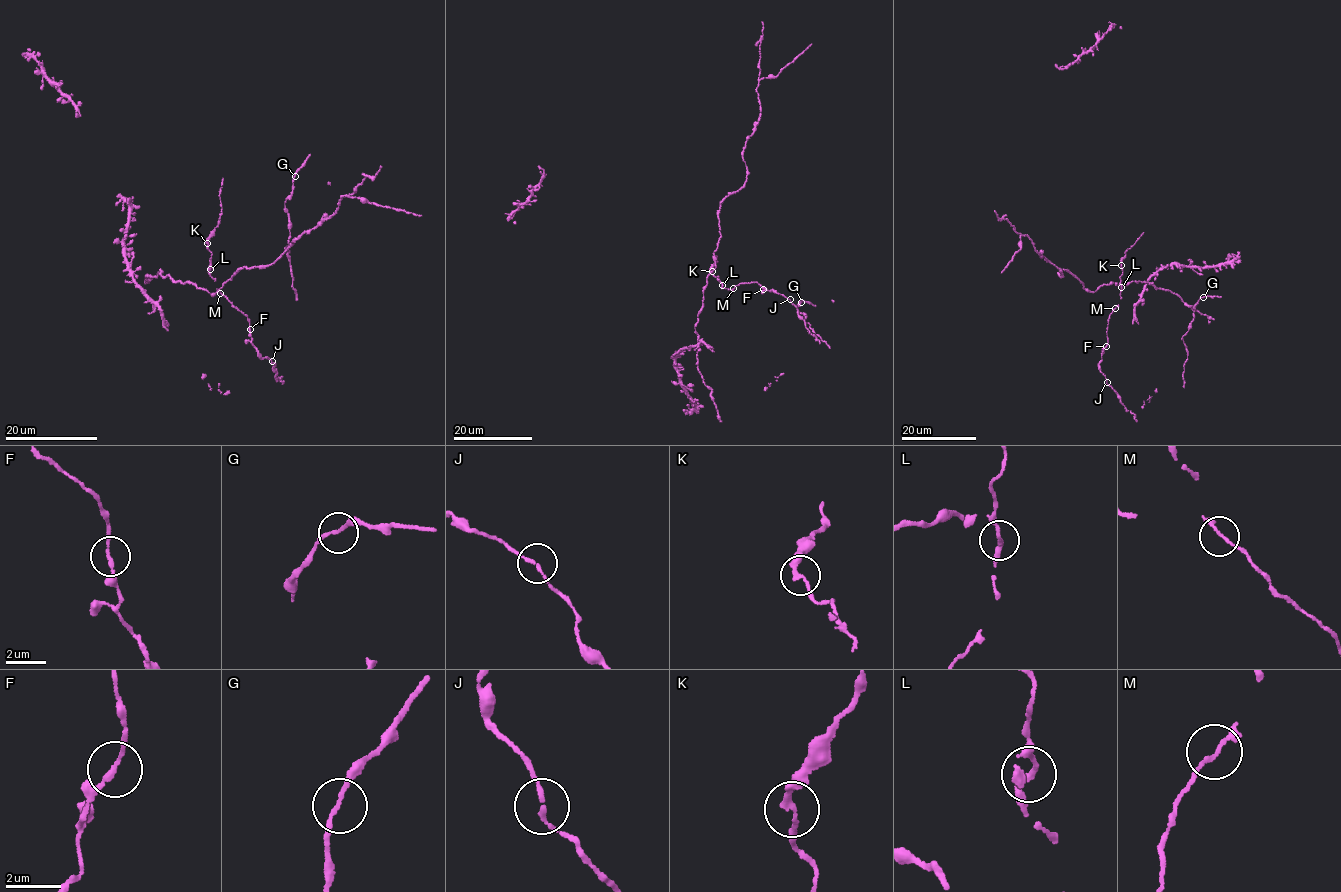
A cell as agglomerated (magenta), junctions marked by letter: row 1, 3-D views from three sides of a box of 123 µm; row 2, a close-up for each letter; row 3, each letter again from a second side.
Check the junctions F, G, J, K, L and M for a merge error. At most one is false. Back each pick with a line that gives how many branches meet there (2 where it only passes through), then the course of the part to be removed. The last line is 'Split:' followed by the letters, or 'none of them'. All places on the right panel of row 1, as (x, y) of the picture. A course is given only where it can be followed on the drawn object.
K: branches 2; course (1121, 265), (1126, 251), (1144, 232)
Split: K

